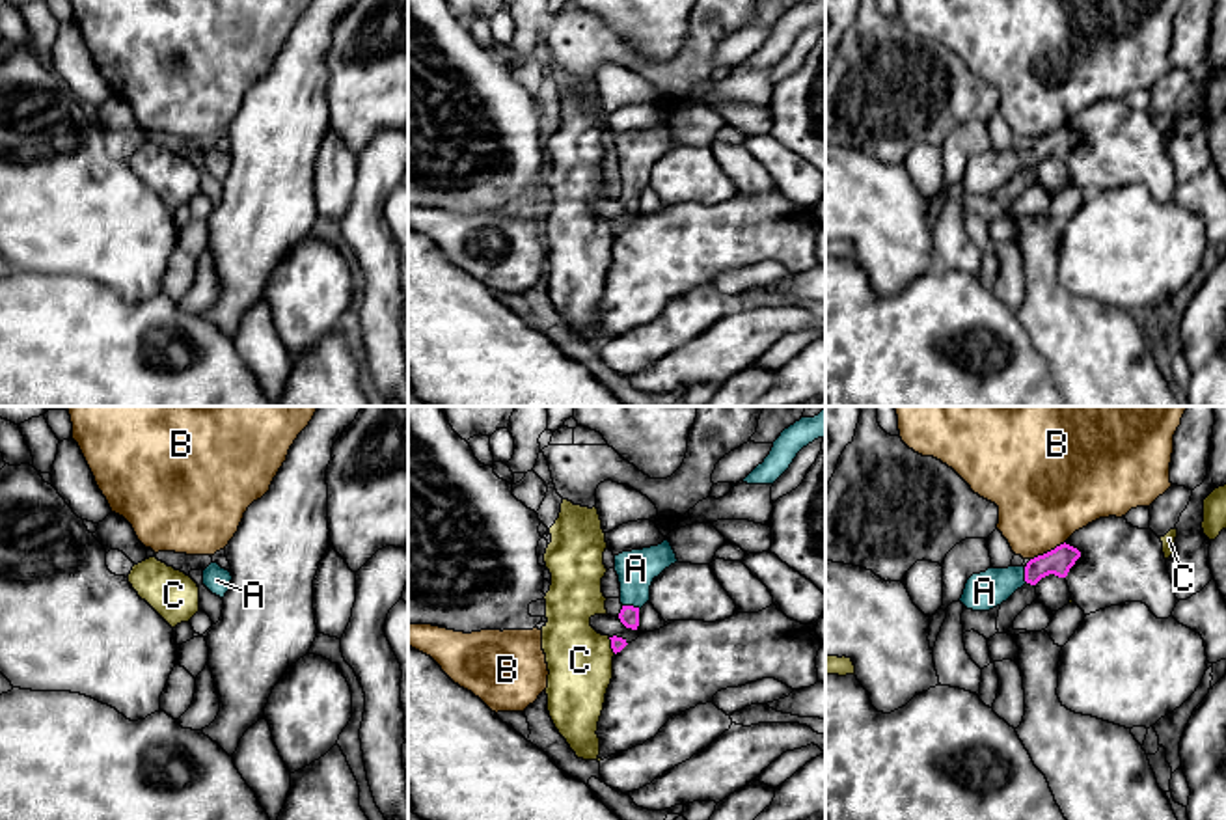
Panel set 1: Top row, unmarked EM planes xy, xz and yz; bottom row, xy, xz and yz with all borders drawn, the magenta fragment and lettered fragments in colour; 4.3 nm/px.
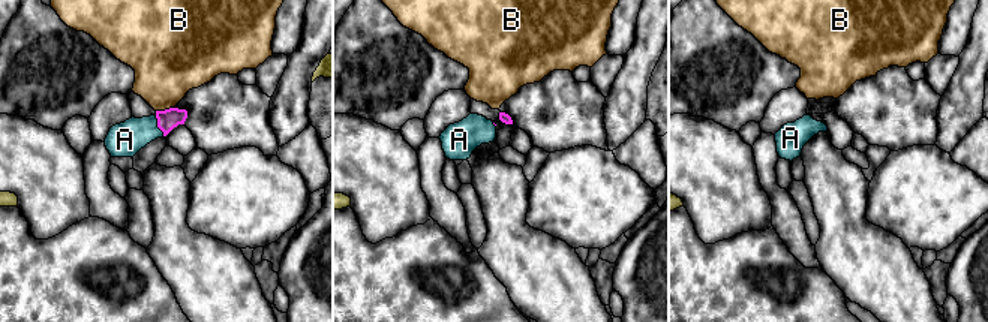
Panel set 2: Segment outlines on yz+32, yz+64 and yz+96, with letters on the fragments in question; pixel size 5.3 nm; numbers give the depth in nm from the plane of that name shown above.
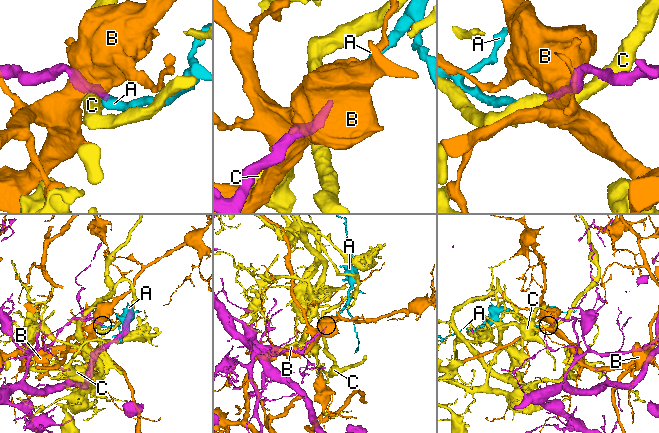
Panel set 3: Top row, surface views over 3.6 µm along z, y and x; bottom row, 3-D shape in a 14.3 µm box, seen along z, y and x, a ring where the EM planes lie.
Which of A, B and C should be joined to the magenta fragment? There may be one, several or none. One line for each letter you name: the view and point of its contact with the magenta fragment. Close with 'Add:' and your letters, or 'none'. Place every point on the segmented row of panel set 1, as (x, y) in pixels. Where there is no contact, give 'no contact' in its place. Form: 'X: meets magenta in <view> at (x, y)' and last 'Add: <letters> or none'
A: meets magenta in xz at (632, 606)
Add: A

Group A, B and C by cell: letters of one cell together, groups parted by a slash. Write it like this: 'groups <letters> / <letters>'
groups A / B / C

